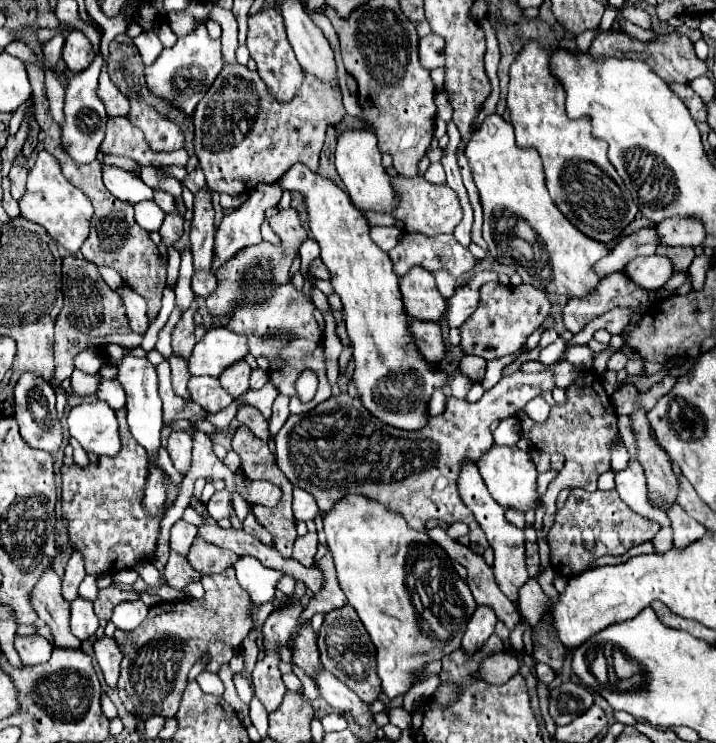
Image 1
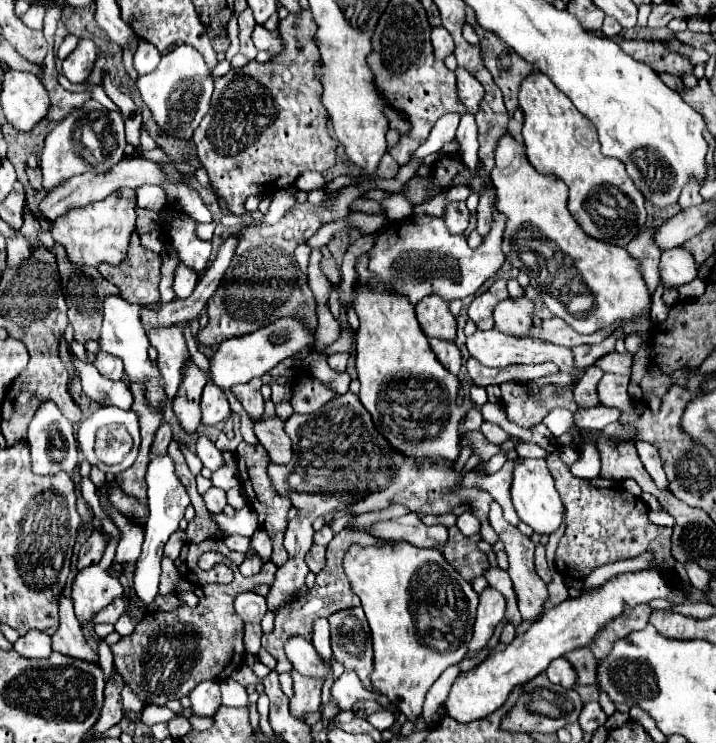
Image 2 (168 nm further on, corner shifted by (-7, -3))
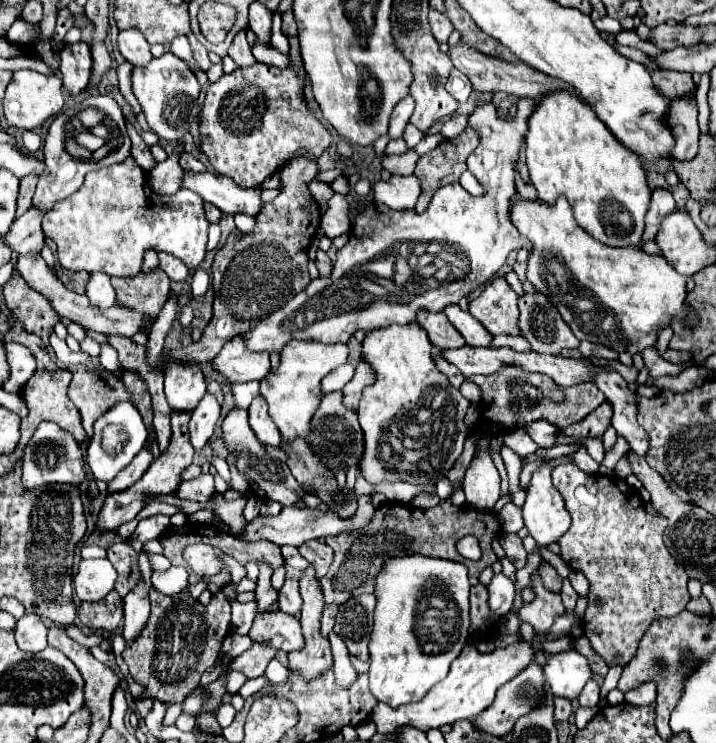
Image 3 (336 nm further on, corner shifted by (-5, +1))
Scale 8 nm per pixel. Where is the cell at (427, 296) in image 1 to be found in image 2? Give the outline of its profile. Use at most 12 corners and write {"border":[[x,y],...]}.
{"border":[[438,296],[416,304],[428,338],[456,340],[456,318]]}

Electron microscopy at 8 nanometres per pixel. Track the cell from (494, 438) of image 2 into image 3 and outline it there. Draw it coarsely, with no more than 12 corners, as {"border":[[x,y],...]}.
{"border":[[584,444],[570,457],[584,472],[598,473],[601,466]]}

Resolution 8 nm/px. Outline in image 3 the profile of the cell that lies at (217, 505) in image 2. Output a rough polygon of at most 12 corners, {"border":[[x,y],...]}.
{"border":[[212,474],[182,482],[176,490],[178,498],[192,502],[212,500]]}

